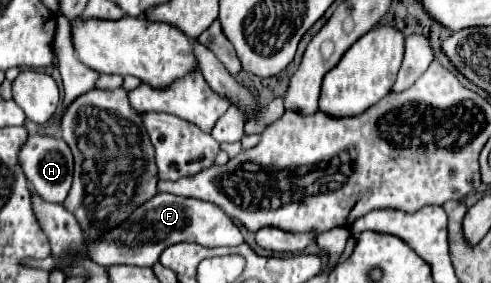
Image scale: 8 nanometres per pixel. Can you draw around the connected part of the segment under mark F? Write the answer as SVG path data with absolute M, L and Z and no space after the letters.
M156 194L156 198L148 200L148 204L140 206L136 214L130 214L124 226L108 232L108 238L100 242L100 246L88 246L94 262L102 266L114 264L130 264L130 266L154 266L160 254L178 242L196 242L206 248L216 246L240 246L244 242L240 228L224 214L224 210L212 202L184 198L174 194Z

